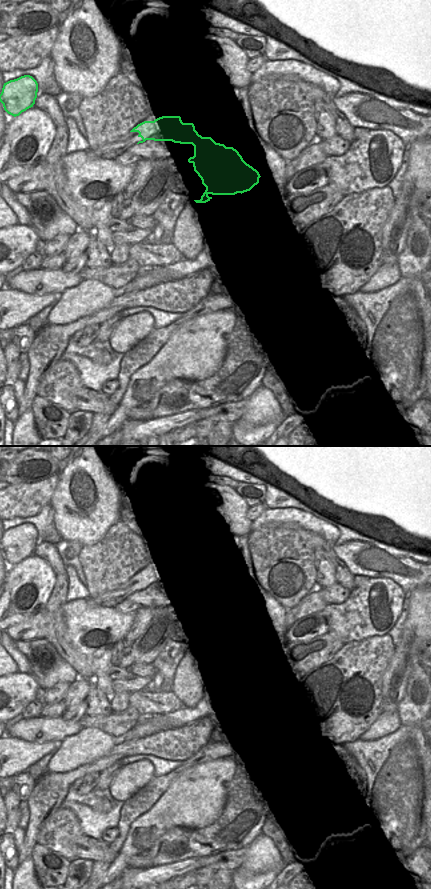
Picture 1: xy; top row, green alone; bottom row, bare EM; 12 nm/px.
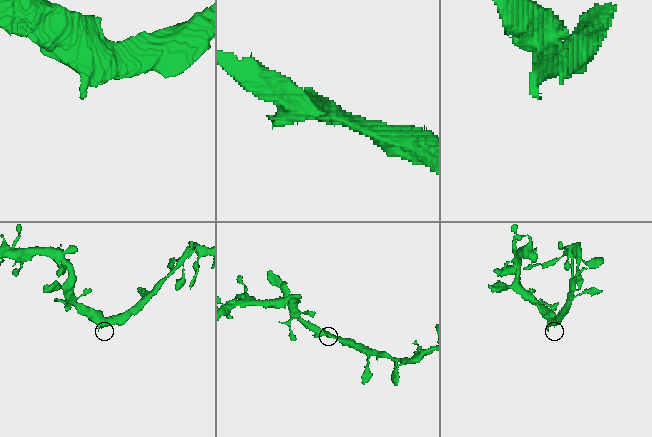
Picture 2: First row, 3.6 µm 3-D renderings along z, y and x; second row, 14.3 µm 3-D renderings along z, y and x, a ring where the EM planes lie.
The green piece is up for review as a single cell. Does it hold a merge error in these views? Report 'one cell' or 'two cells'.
one cell

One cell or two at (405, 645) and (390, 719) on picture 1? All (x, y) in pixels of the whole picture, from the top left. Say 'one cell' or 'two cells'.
one cell

